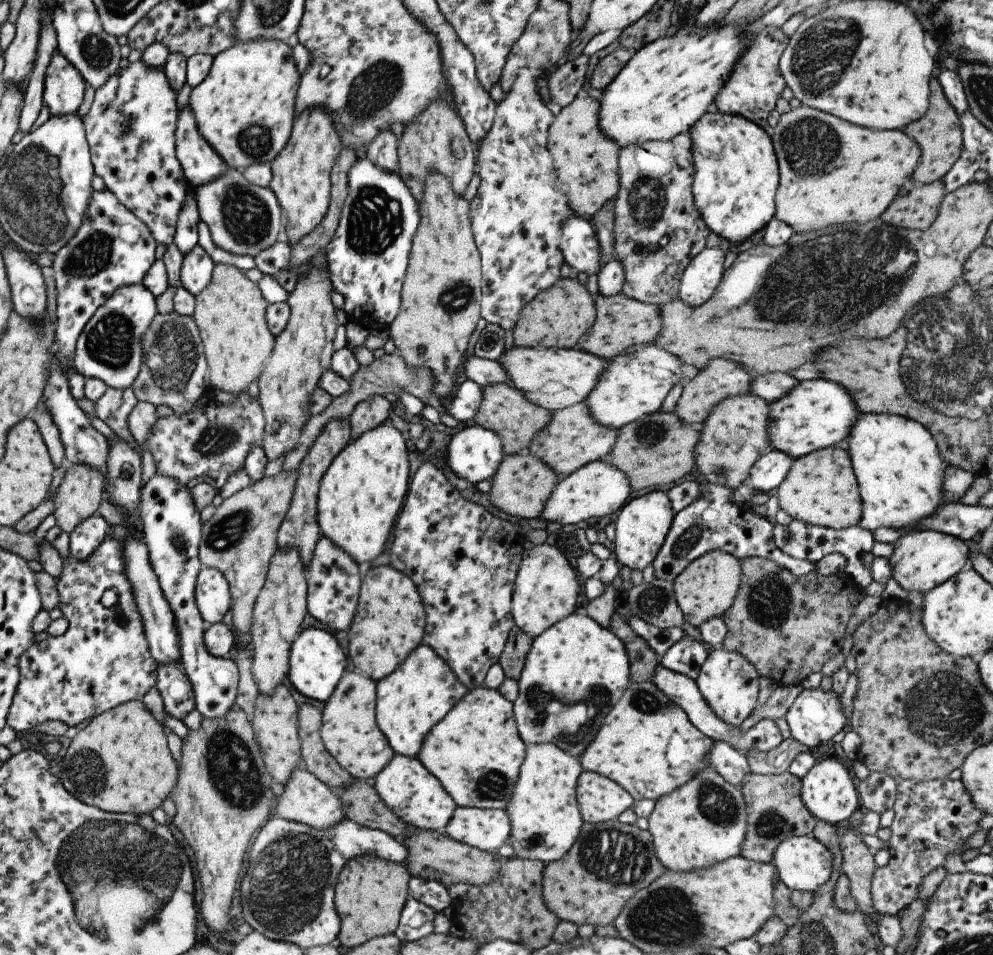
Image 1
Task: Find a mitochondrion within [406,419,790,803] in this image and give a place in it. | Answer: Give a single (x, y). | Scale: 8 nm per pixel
(597, 696)

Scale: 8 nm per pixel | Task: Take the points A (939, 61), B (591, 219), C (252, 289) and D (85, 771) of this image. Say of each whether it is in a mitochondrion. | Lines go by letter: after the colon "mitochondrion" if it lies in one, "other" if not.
A: other
B: other
C: other
D: mitochondrion

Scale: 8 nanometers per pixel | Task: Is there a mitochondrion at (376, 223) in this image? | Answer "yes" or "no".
yes

